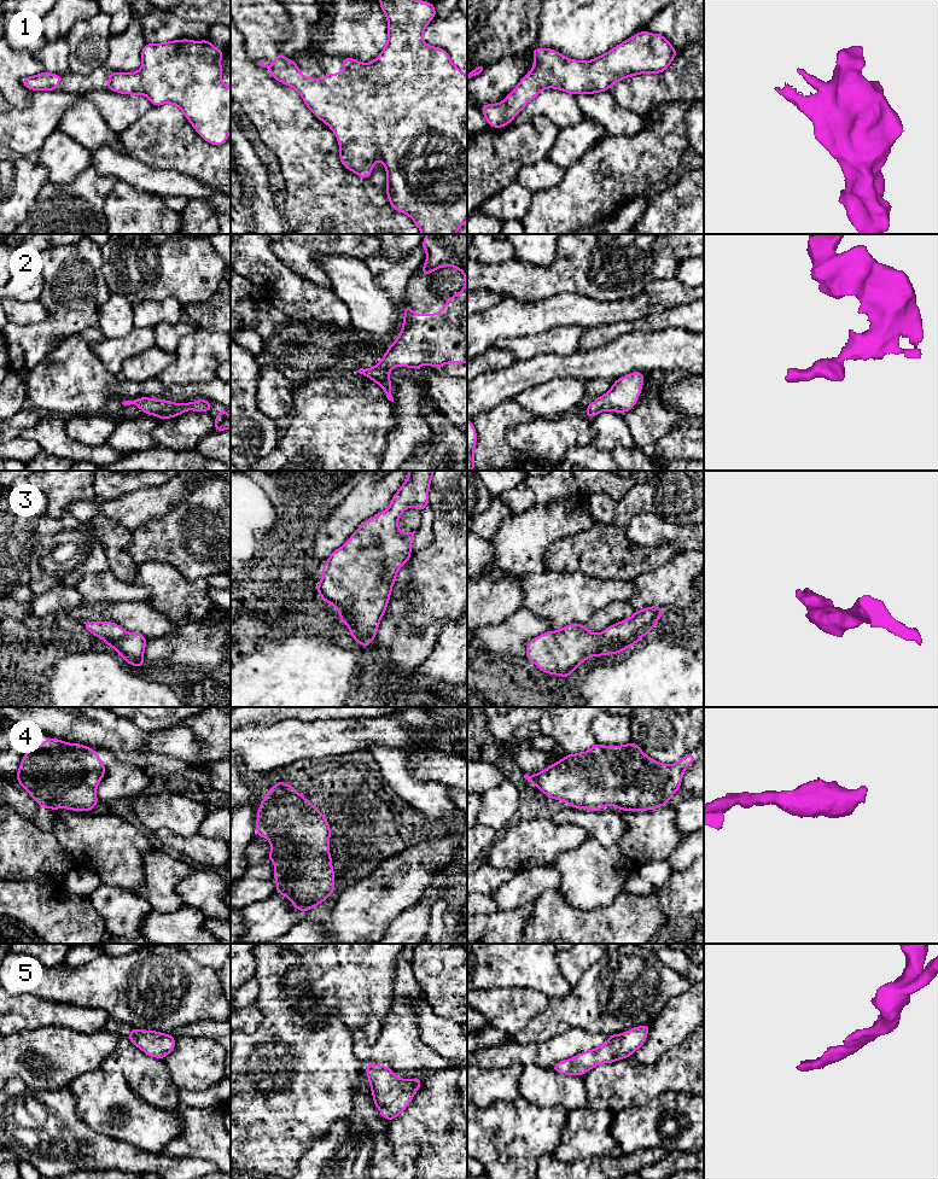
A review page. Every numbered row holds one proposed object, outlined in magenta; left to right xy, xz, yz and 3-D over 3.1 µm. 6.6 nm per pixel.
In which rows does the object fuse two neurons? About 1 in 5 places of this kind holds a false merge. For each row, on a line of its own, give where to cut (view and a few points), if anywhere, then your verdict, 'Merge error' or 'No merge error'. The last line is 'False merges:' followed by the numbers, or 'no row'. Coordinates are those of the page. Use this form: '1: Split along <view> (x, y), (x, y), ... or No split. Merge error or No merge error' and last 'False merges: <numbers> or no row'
1: No split. No merge error
2: No split. No merge error
3: No split. No merge error
4: No split. No merge error
5: No split. No merge error
False merges: no row

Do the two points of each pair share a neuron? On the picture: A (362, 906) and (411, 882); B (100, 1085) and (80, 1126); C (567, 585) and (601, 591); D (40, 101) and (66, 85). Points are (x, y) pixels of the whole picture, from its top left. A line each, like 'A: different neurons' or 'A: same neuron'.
A: same neuron
B: different neurons
C: same neuron
D: different neurons

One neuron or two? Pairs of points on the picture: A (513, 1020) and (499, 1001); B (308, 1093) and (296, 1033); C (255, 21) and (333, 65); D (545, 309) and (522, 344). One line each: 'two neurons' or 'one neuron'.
A: one neuron
B: one neuron
C: one neuron
D: two neurons

